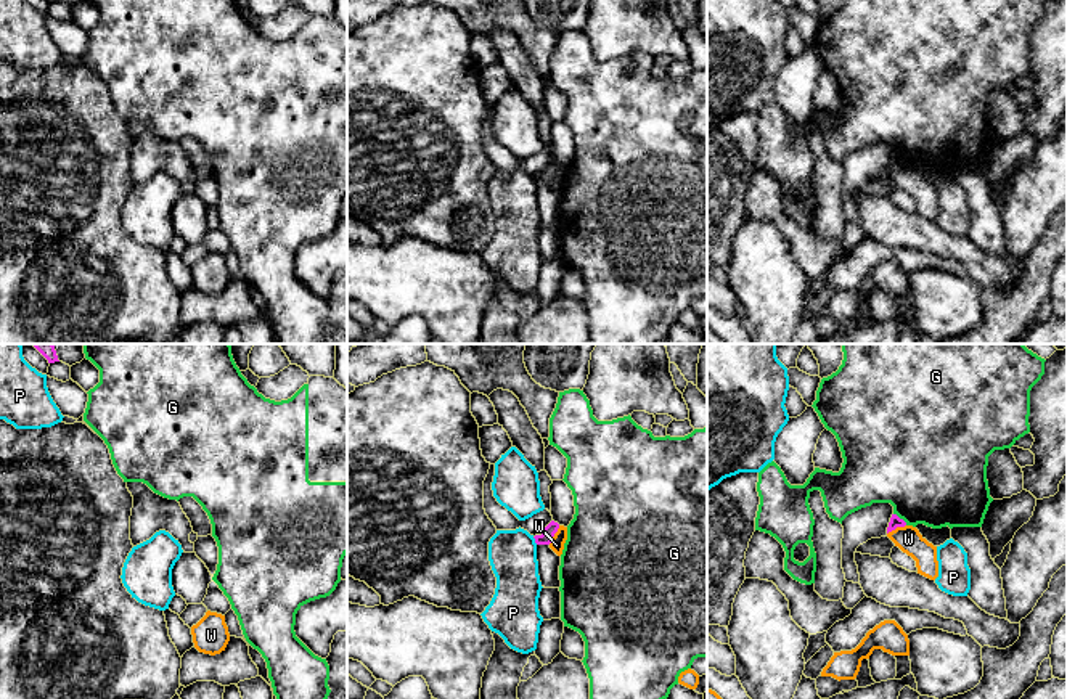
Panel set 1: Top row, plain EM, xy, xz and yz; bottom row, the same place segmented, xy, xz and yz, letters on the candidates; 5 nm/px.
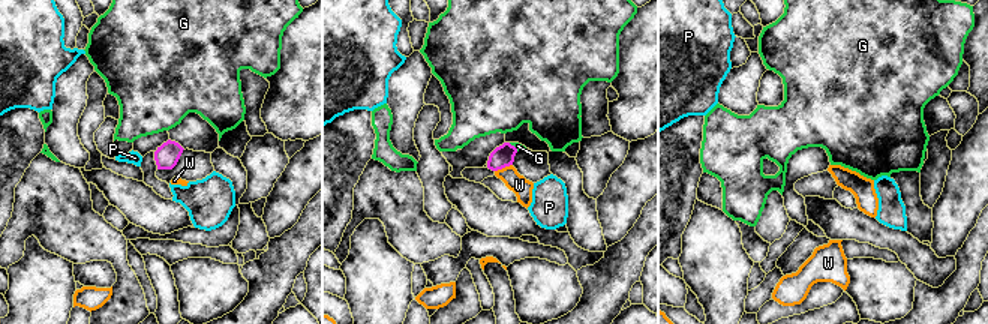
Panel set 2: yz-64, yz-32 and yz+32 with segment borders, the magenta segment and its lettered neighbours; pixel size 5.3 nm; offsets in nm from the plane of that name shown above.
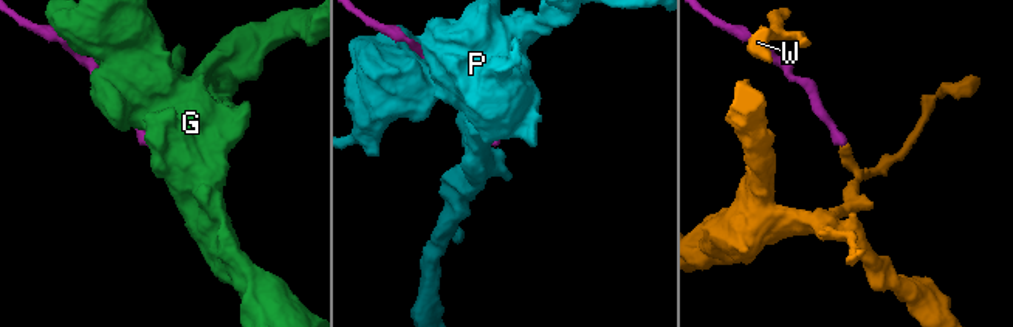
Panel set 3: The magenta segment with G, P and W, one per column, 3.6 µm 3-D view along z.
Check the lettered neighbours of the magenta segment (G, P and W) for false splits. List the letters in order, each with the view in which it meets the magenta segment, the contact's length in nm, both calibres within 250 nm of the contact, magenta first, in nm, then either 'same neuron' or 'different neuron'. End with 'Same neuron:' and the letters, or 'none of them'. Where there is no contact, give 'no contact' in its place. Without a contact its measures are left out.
G: contact in yz; length 90 nm; calibres 60 and 460 nm; different neuron
P: contact in xz; length 50 nm; calibres 70 and 240 nm; different neuron
W: contact in xz; length 110 nm; calibres 70 and 70 nm; different neuron
Same neuron: none of them

